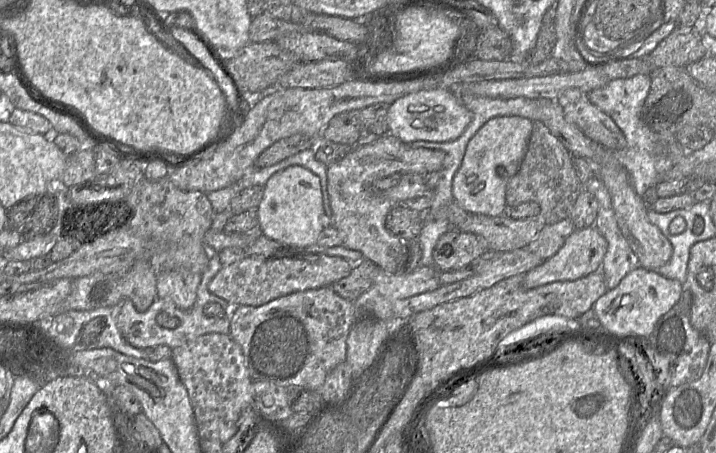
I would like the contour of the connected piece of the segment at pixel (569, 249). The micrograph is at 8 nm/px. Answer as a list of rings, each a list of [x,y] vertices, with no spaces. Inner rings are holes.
[[[594,226],[576,228],[554,256],[525,274],[524,288],[532,289],[552,282],[585,277],[601,267],[606,251],[607,241]]]

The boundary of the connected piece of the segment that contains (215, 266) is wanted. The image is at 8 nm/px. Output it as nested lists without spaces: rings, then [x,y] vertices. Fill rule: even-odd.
[[[217,255],[211,257],[208,267],[201,273],[201,282],[197,288],[196,301],[194,306],[189,310],[183,310],[177,307],[169,299],[157,297],[151,306],[145,312],[139,312],[131,300],[125,300],[121,305],[121,310],[117,316],[117,327],[122,337],[132,346],[145,349],[150,346],[166,345],[171,349],[185,346],[193,342],[201,335],[208,333],[230,334],[231,319],[226,315],[225,309],[228,309],[227,301],[215,296],[208,289],[208,284],[216,273],[222,268],[222,264]]]

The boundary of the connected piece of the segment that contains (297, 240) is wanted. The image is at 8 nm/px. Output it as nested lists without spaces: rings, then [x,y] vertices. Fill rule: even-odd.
[[[290,166],[274,173],[263,188],[262,200],[256,209],[258,225],[263,234],[288,246],[316,245],[323,230],[324,214],[319,177],[302,166]]]

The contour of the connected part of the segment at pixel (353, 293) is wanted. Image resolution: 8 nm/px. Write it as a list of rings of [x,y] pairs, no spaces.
[[[363,257],[356,265],[352,264],[351,273],[332,284],[333,290],[342,298],[355,301],[373,285],[379,267]]]

